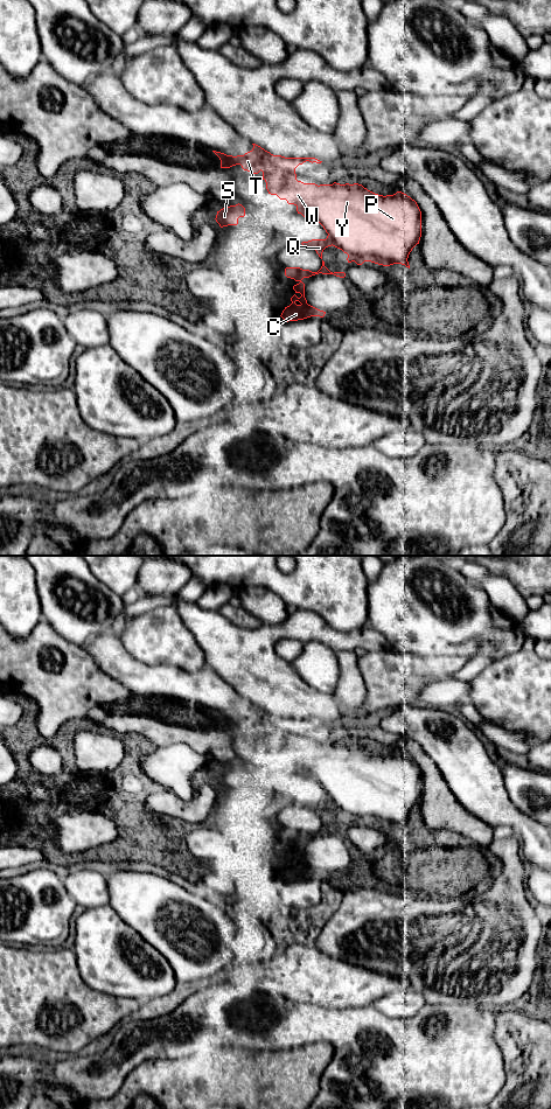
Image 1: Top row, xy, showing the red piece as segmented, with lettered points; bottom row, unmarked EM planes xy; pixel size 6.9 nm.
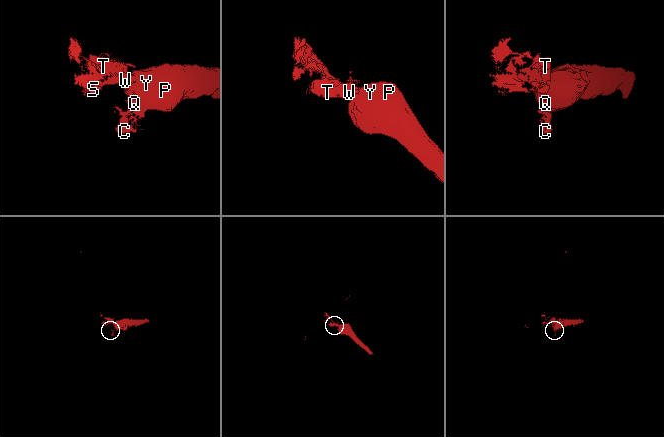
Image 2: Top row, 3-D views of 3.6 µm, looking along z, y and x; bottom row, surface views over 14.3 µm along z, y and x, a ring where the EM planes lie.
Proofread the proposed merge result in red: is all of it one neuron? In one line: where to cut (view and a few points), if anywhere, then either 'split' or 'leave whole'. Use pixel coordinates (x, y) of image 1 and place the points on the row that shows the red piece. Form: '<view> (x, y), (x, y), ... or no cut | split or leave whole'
xy (328, 234), (343, 250), (354, 252), (365, 260) | split

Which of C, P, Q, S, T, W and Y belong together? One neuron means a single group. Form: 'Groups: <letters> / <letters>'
Groups: C Q S T W / P Y

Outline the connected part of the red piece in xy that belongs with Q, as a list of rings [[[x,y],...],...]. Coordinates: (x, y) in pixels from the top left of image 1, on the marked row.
[[[329,235],[327,236],[326,239],[312,239],[308,242],[302,242],[301,244],[302,244],[302,246],[305,246],[307,249],[315,250],[321,259],[322,259],[323,250],[328,246],[333,245],[333,246],[342,250],[341,247],[337,246],[337,244],[334,242],[334,239]]]

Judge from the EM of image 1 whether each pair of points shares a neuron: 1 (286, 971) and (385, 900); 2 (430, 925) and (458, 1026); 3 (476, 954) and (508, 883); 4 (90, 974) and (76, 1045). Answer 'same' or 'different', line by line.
1: different
2: different
3: same
4: different

